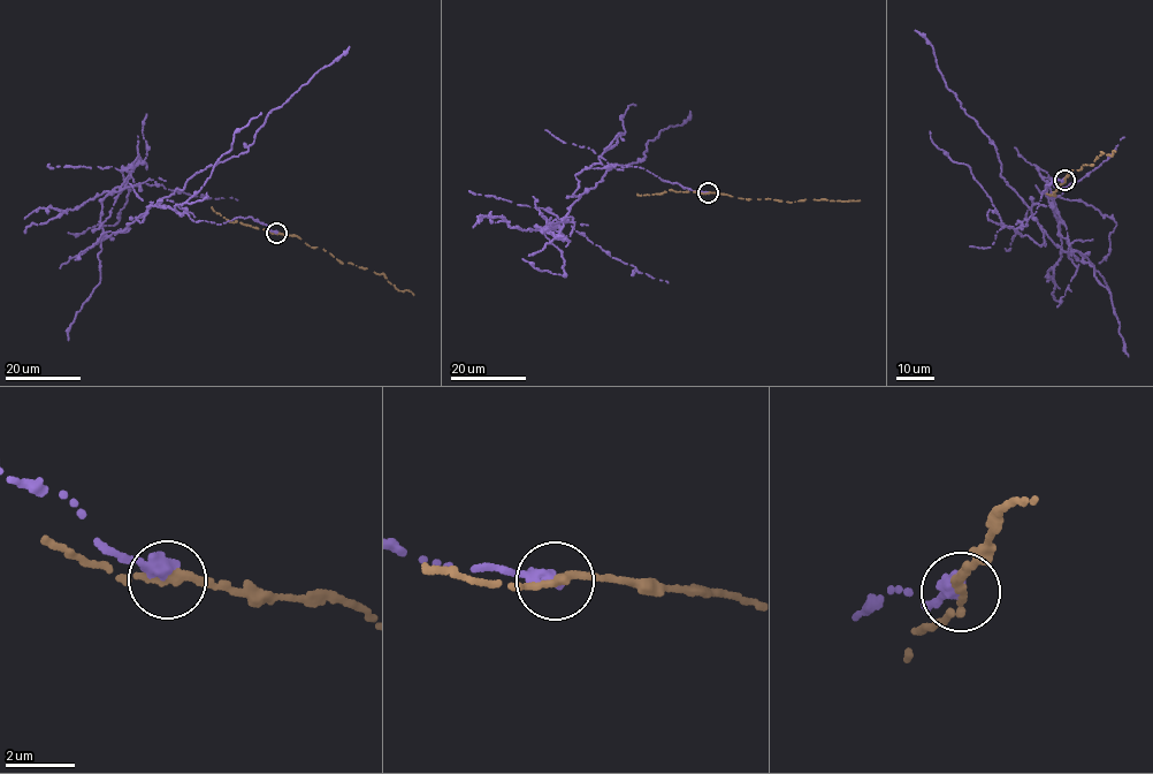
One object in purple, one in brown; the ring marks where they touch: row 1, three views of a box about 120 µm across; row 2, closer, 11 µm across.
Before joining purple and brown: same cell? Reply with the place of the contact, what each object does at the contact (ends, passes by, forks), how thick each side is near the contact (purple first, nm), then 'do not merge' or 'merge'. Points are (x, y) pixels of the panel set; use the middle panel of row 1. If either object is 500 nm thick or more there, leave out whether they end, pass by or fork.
place (708, 192); purple ends; brown passes by; calibres 440 and 240 nm; do not merge

